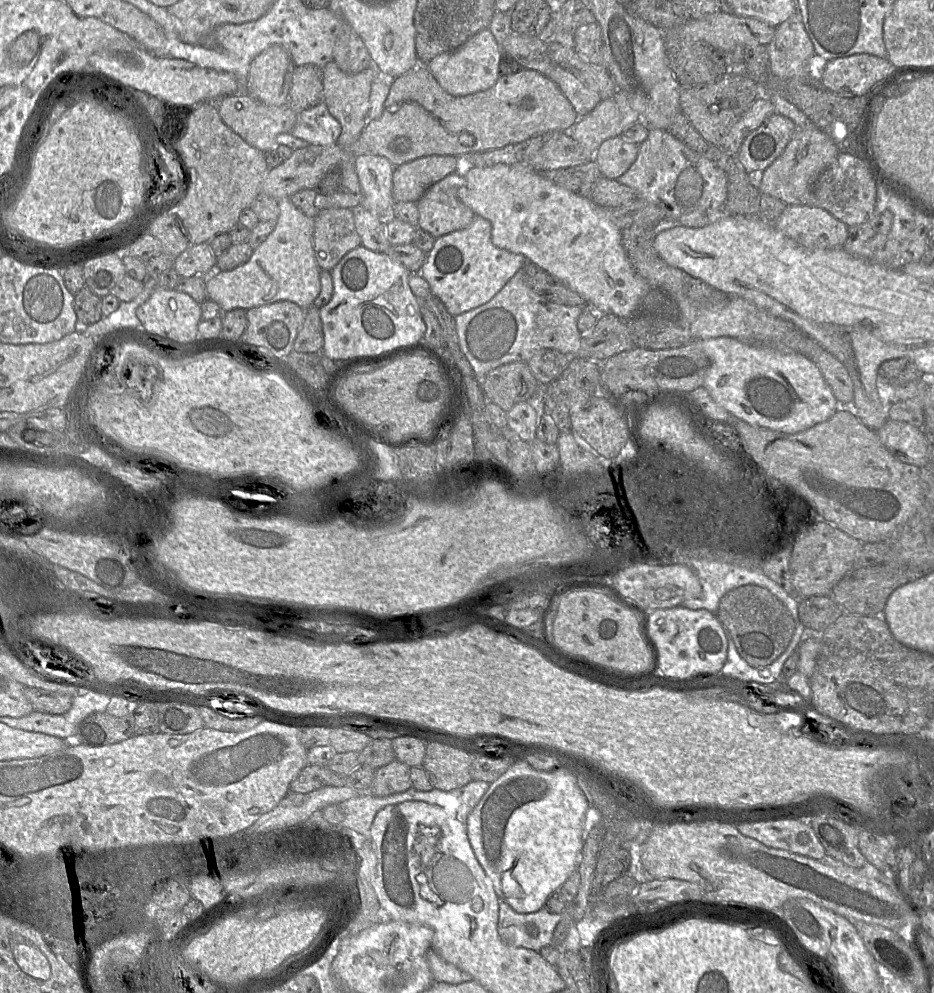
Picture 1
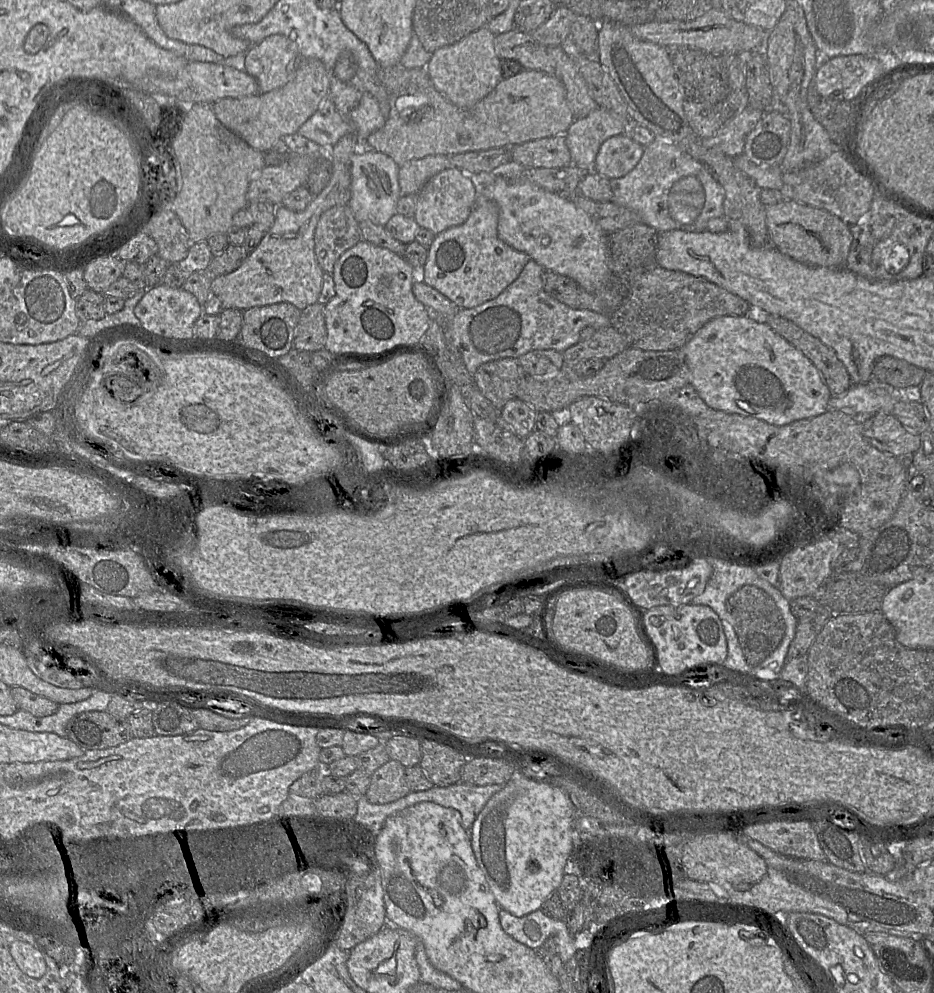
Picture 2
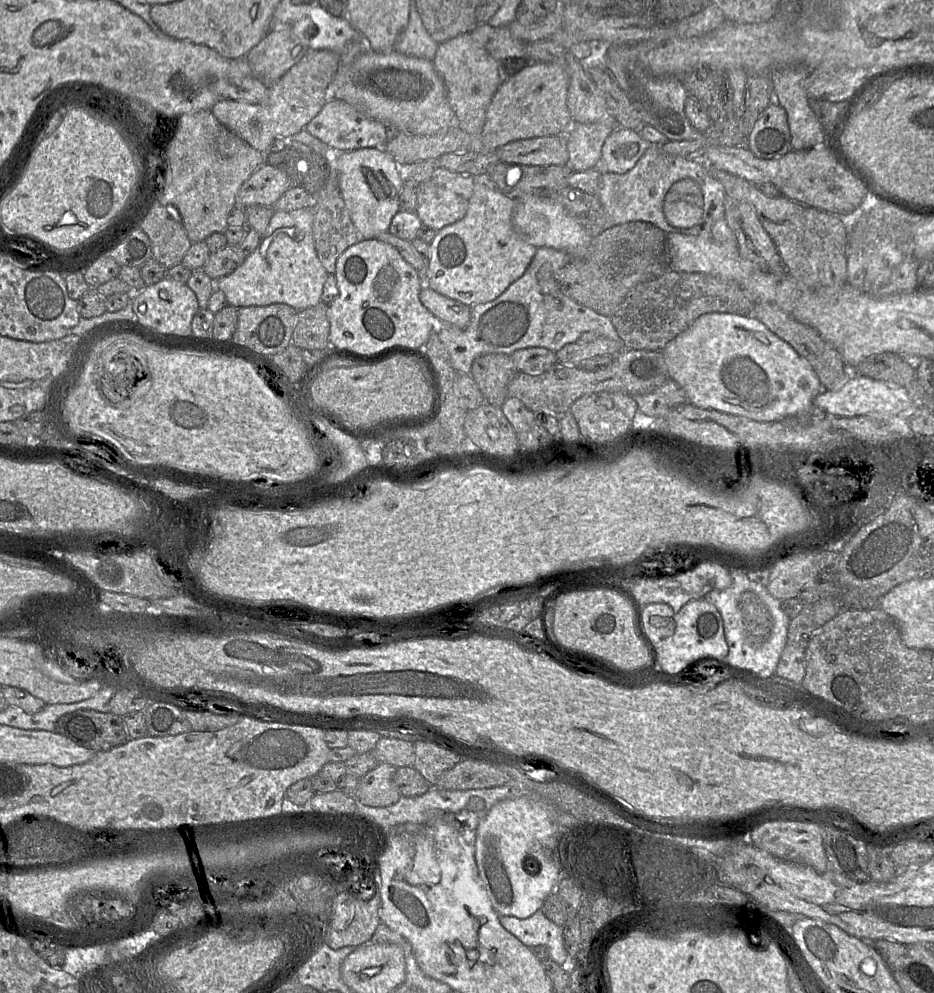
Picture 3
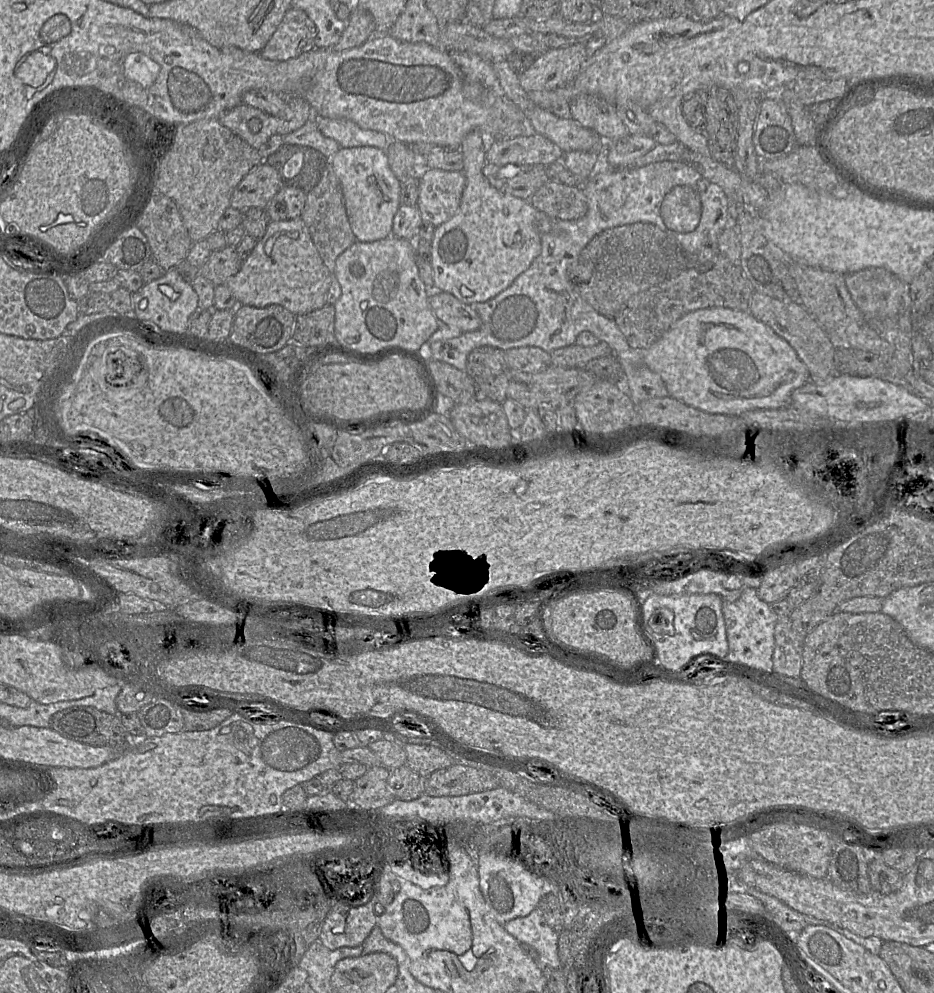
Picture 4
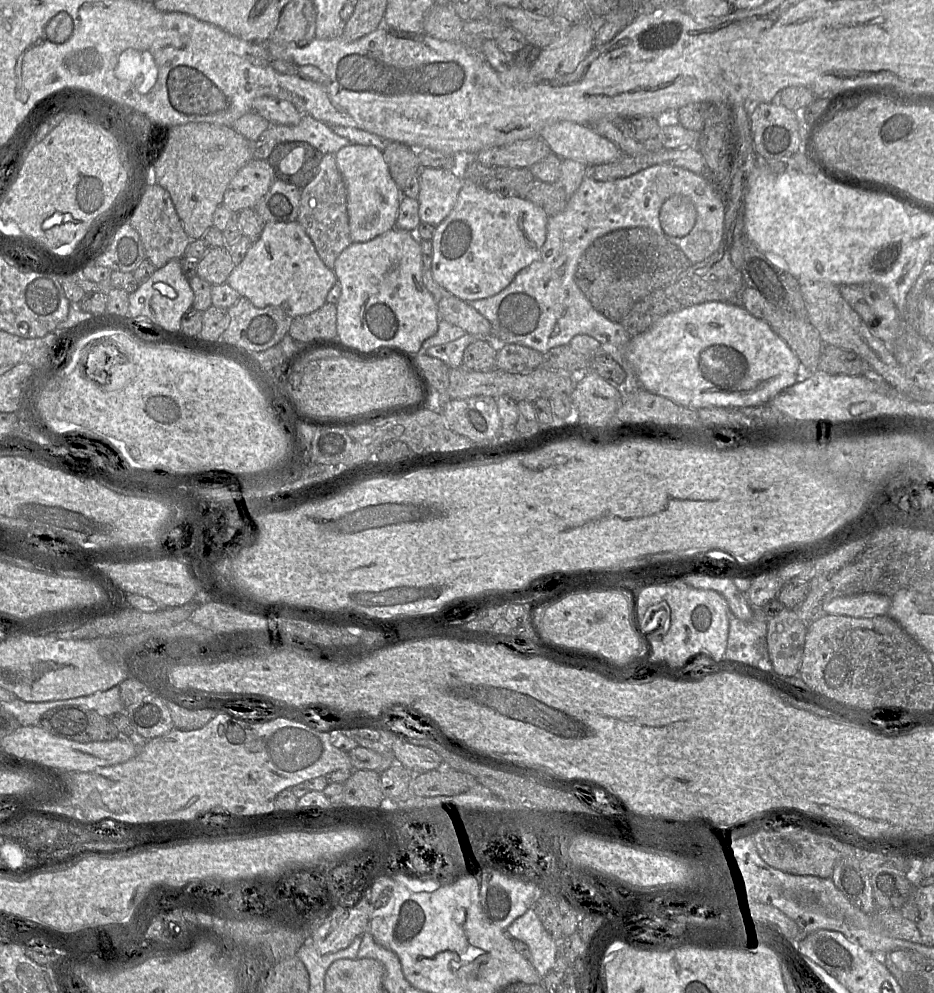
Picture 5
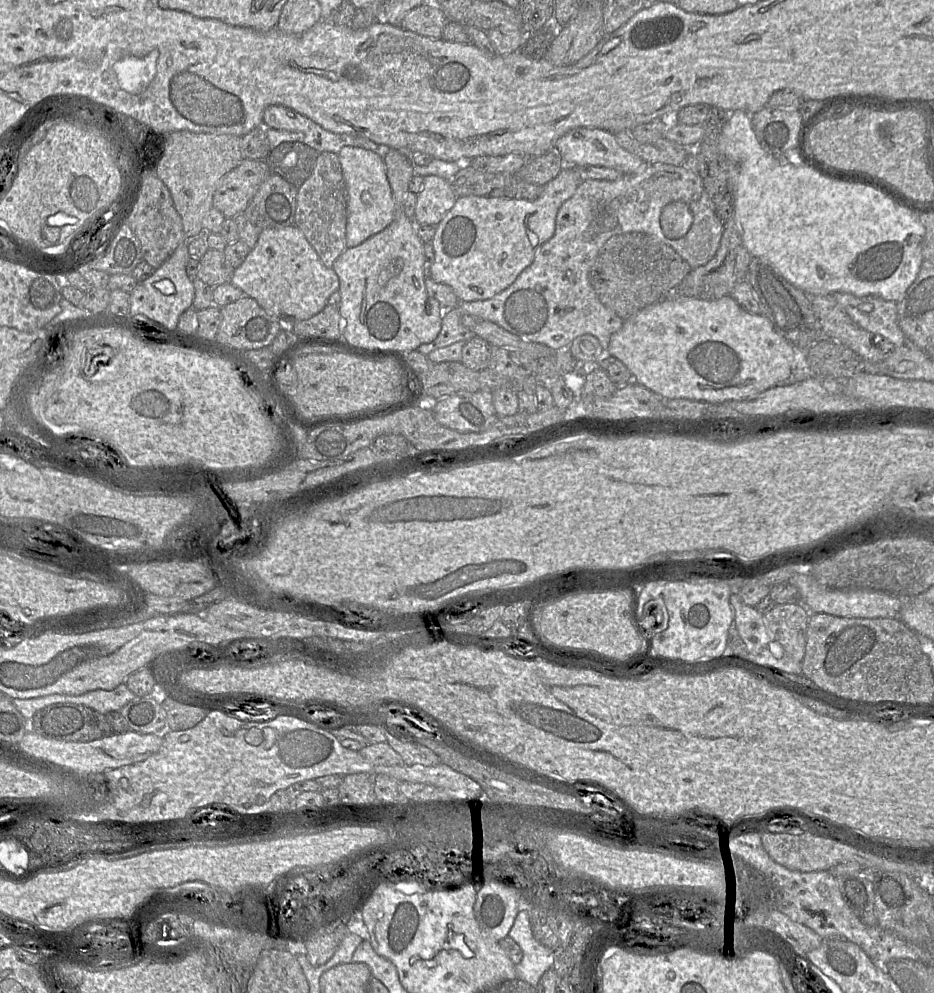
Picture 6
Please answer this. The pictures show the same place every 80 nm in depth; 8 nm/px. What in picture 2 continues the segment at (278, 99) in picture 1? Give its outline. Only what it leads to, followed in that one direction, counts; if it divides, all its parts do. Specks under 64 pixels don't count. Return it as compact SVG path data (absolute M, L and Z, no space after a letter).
M275 34L245 52L243 70L256 79L259 93L267 93L291 81L301 59L291 38Z

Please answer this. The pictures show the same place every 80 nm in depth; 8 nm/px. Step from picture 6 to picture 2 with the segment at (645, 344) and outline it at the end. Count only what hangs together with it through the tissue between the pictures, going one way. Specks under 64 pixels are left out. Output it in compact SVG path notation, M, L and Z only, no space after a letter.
M720 316L708 321L682 348L690 369L690 384L711 409L752 417L775 426L816 417L828 411L832 397L814 364L767 324L750 316Z

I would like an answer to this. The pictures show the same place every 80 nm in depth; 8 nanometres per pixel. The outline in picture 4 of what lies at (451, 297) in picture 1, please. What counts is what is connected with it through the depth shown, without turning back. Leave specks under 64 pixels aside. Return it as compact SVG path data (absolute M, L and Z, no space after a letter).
M476 129L464 137L460 151L464 160L462 173L466 178L466 185L460 207L450 220L436 227L432 240L433 291L450 293L465 304L483 303L504 291L530 267L540 255L542 247L542 234L538 229L539 210L529 200L498 191L483 175L483 167L487 163L486 150L490 144L484 134Z

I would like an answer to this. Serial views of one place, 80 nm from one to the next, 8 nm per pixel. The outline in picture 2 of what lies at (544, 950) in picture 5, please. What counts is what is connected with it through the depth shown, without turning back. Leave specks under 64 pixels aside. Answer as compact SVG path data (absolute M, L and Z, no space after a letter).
M499 907L499 920L505 933L531 949L538 949L549 937L553 937L563 963L568 963L577 952L574 936L570 934L565 920L548 917L541 910L517 917Z

